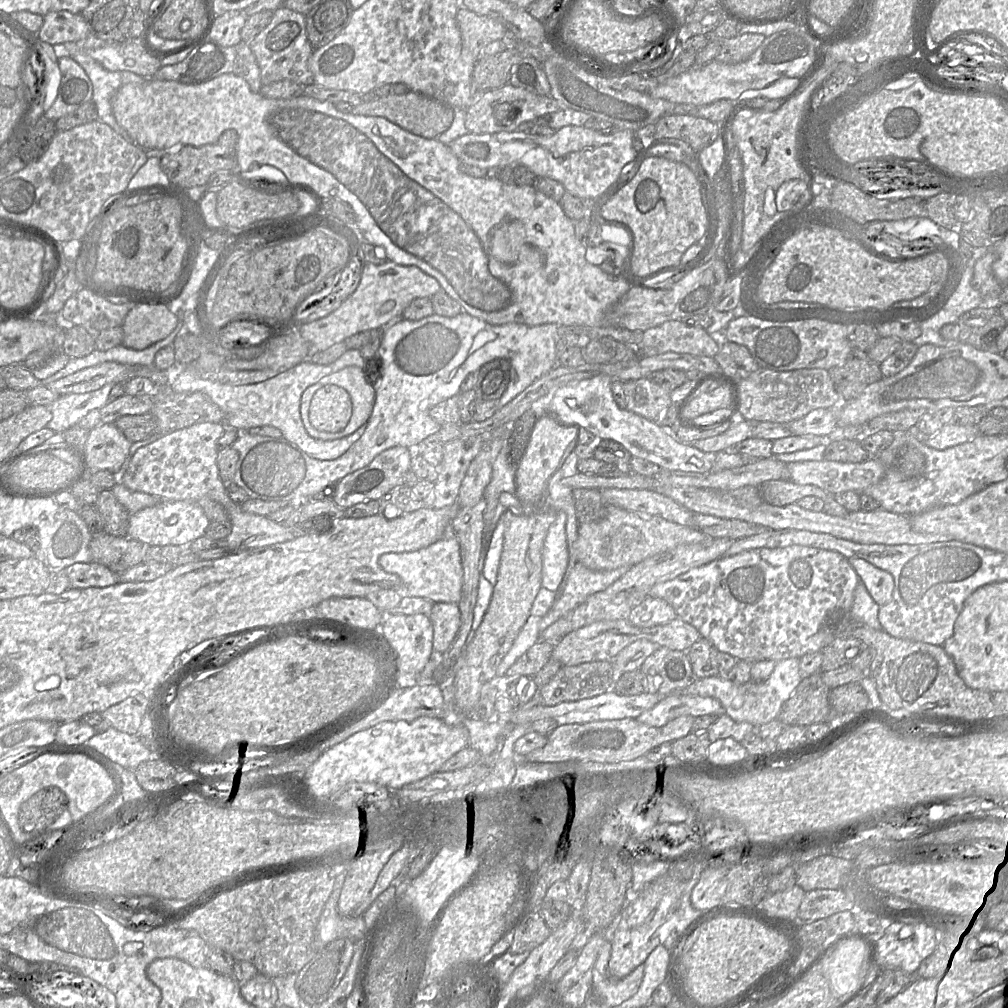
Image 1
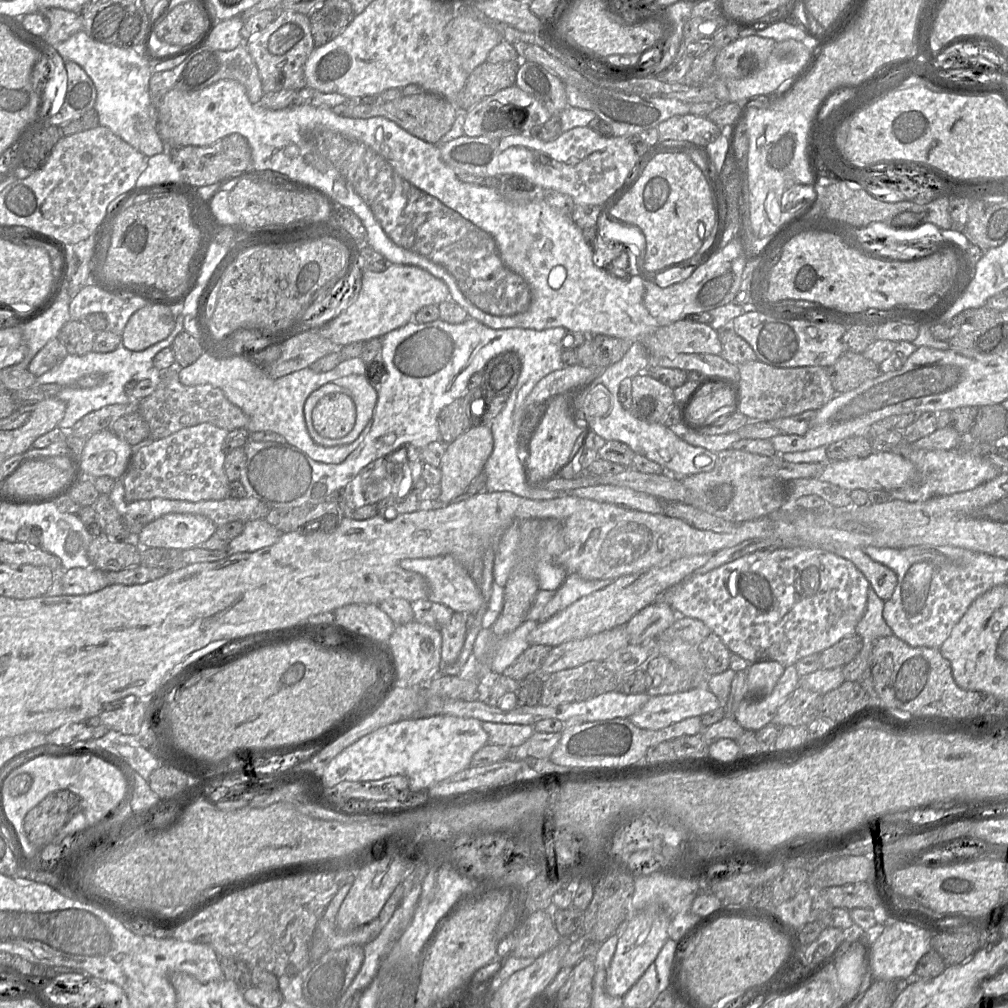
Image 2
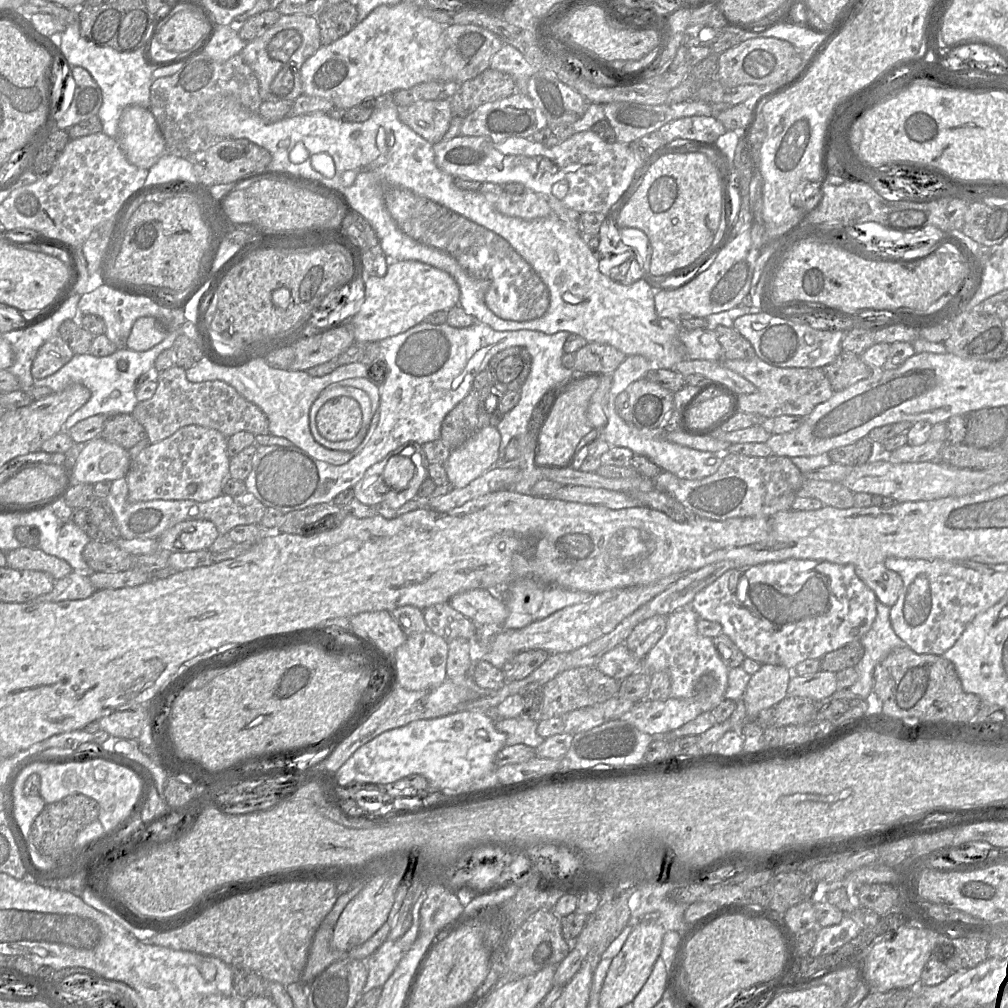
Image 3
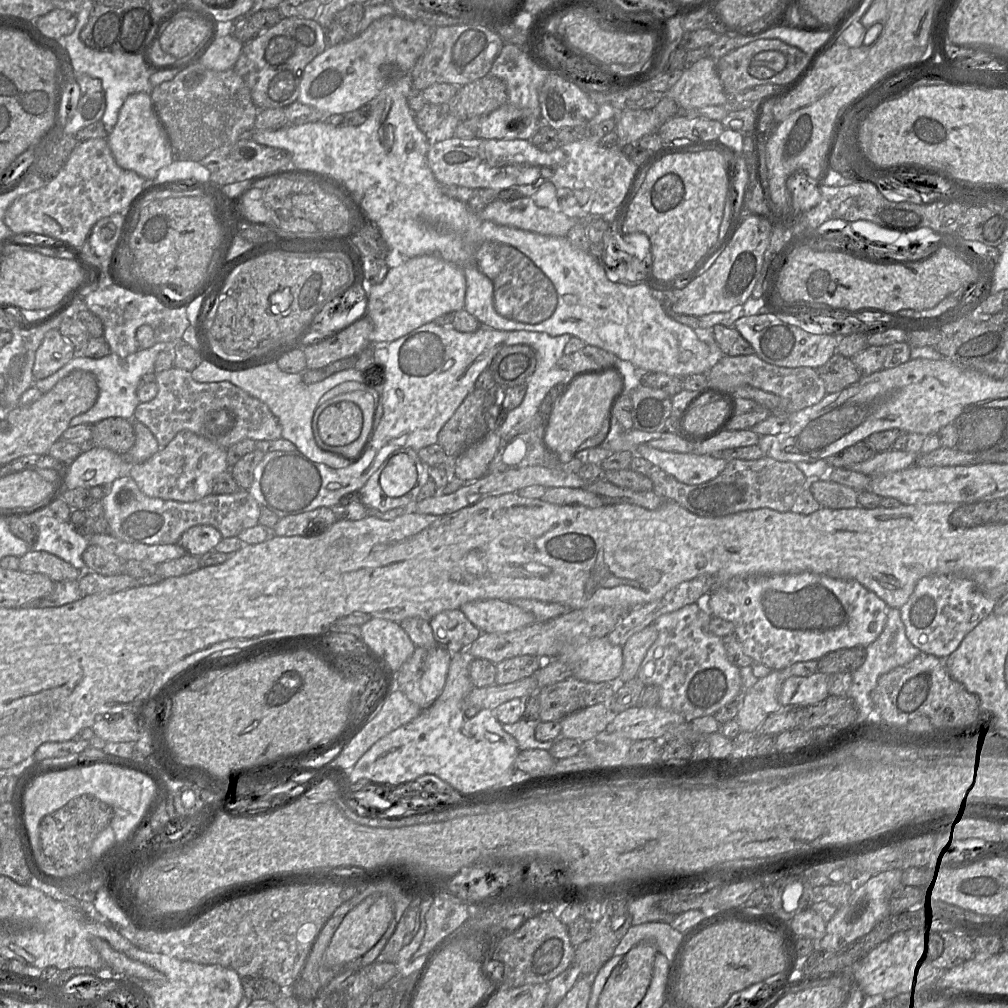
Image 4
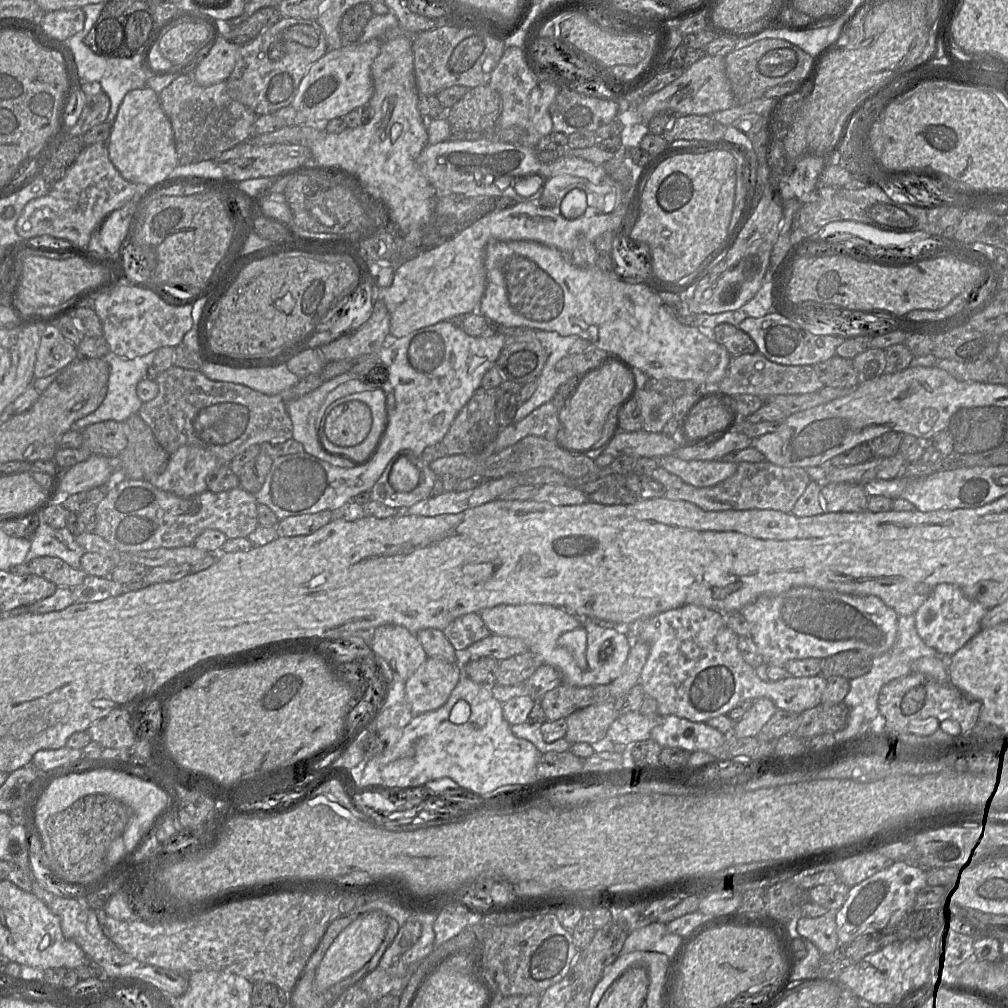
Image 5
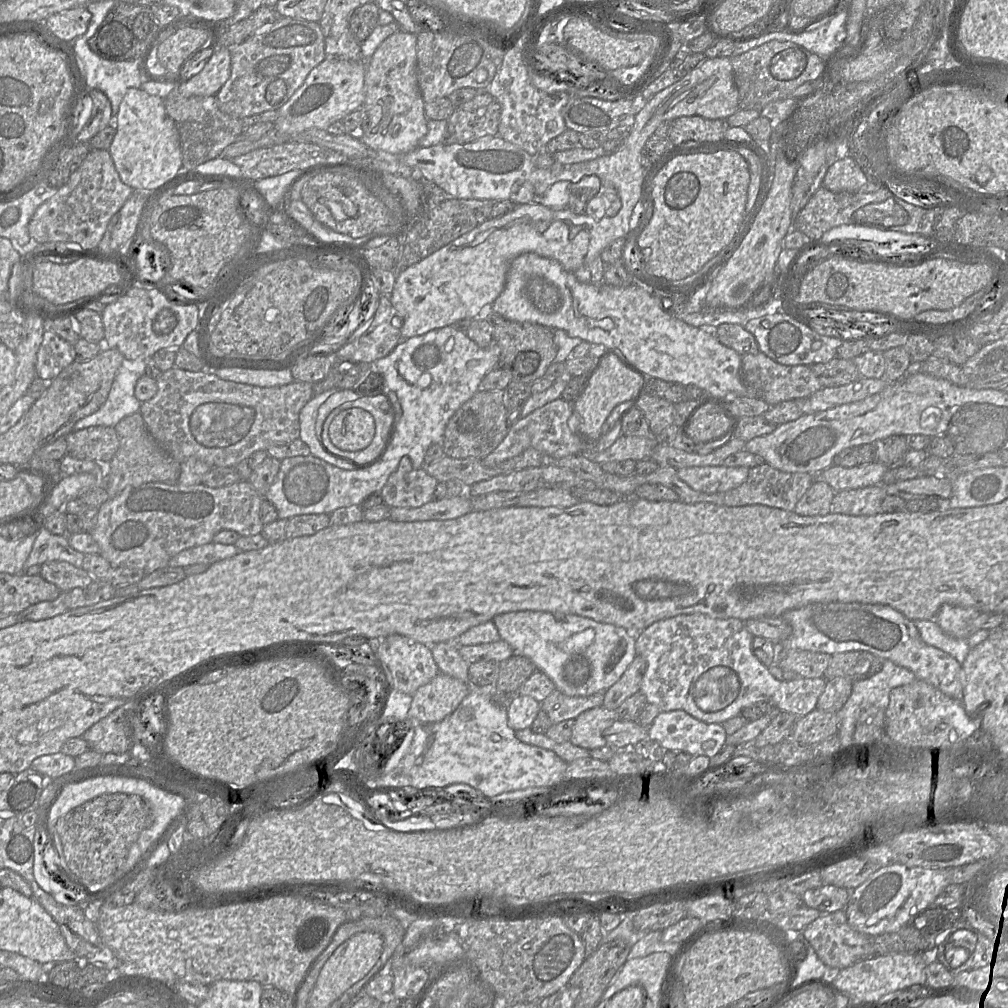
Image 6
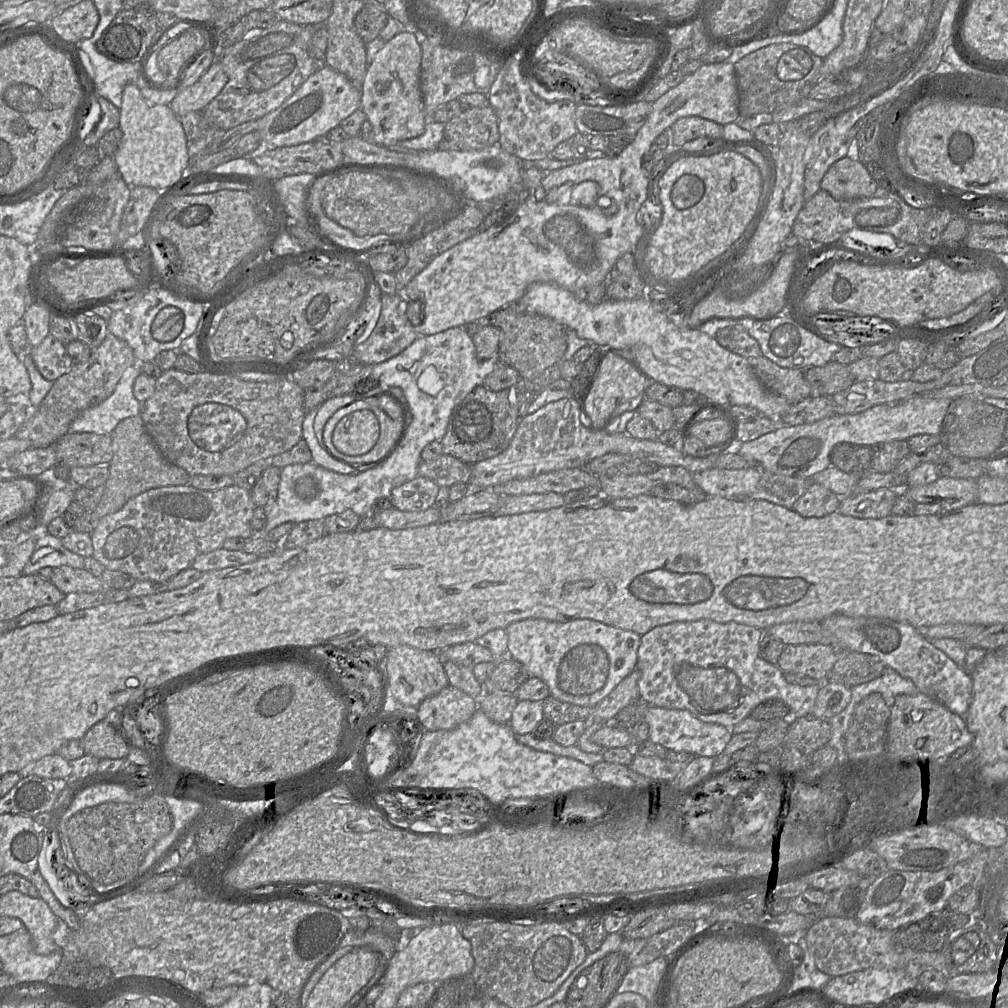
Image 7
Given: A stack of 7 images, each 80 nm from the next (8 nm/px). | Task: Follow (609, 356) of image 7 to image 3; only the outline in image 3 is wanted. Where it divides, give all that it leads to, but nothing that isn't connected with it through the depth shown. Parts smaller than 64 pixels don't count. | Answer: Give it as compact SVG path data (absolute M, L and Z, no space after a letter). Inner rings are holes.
M576 375L559 393L538 436L537 464L542 467L562 466L574 454L580 440L593 429L589 423L587 412L591 397L600 385L601 377L604 376Z

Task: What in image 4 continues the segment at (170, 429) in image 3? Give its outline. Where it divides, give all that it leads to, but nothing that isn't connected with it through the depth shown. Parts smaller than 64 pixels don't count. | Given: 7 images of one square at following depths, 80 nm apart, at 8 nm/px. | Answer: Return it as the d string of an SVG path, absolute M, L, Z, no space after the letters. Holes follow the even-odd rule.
M172 367L157 373L156 383L156 397L138 405L133 420L141 422L152 432L160 449L165 448L182 430L189 430L225 449L244 439L277 440L282 436L282 427L268 406L230 382L199 383L192 378L190 371Z

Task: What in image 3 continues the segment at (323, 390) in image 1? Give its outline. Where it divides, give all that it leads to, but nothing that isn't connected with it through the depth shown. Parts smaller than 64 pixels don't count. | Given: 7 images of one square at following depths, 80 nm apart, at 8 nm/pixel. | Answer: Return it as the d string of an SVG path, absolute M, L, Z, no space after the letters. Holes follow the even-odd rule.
M346 396L326 401L316 414L319 434L331 442L353 438L359 431L361 422L362 411L358 402Z

